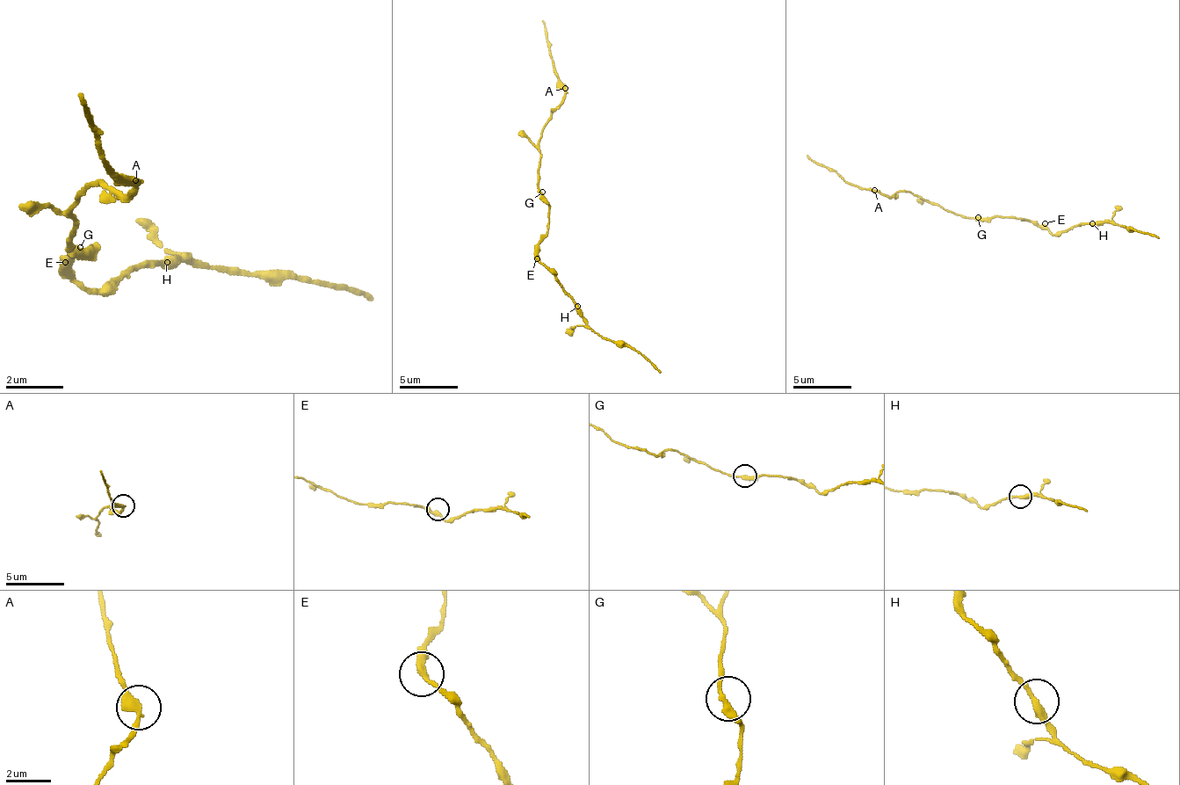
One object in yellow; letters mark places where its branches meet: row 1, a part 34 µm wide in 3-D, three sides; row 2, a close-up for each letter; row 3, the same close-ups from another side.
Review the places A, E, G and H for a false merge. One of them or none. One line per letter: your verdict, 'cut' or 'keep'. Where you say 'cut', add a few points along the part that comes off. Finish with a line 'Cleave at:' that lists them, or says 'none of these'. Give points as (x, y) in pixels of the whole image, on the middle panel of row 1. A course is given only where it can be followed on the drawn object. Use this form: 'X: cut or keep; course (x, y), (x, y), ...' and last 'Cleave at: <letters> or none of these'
A: cut; course (566, 89), (554, 62), (542, 21)
E: keep
G: keep
H: keep
Cleave at: A

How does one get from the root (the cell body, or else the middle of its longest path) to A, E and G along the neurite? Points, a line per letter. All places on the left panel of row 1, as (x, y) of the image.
A: (94, 247), (72, 247), (72, 204), (94, 182), (109, 182), (123, 197), (138, 182)
E: (94, 247), (87, 247), (80, 254), (72, 254), (65, 262)
G: (94, 247), (80, 247)

